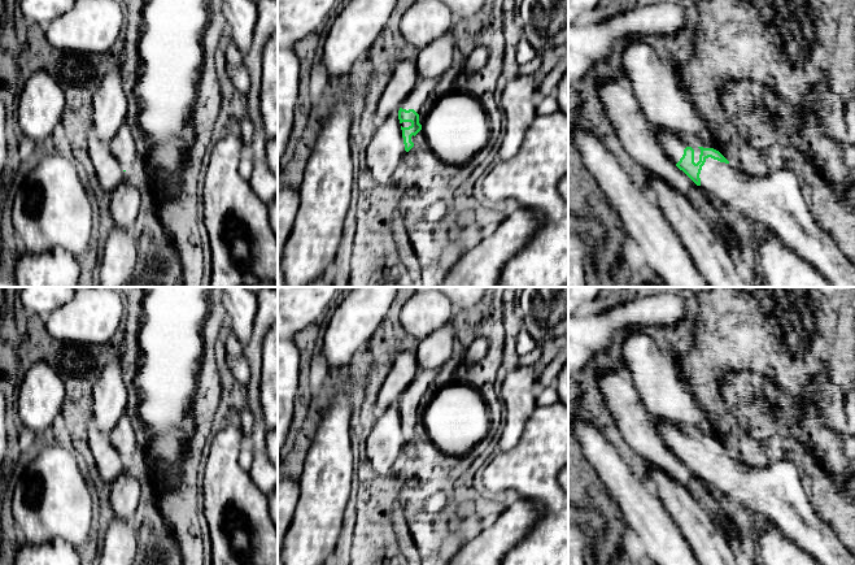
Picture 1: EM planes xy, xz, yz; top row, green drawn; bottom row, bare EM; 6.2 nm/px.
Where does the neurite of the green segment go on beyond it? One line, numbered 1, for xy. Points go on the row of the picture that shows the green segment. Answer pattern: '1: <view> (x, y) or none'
1: none

